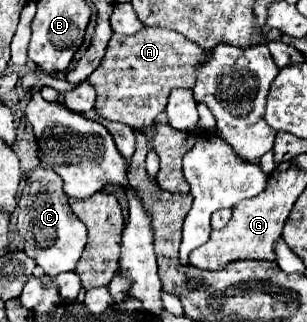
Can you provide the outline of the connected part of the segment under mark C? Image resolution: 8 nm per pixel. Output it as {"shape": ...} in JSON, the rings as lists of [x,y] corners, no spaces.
{"shape":[[[37,167],[27,179],[17,207],[19,207],[17,229],[23,239],[25,253],[47,275],[59,275],[63,271],[73,271],[87,243],[87,229],[71,211],[67,203],[67,195],[63,191],[61,177],[53,169]]]}

